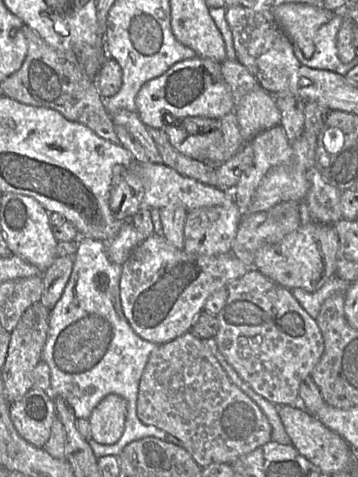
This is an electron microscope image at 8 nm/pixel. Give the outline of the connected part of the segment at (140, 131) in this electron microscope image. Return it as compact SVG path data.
M119 110L111 114L111 118L115 125L125 127L140 142L150 162L162 163L161 155L148 127L141 121L136 112Z

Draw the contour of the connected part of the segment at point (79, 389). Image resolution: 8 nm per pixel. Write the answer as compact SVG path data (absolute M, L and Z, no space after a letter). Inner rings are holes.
M79 237L77 251L69 281L61 298L50 311L49 328L42 352L42 360L50 368L50 391L54 397L63 398L72 408L77 419L88 419L93 409L108 394L118 394L127 402L127 417L121 438L113 445L102 445L95 440L87 441L97 459L116 456L133 441L147 437L167 442L164 431L141 422L137 415L139 384L150 354L158 344L139 337L127 321L120 299L122 266L113 263L107 255L107 243L89 237Z

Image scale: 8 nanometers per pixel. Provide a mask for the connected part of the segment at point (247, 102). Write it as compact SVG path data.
M262 87L247 93L235 107L235 112L246 143L260 132L279 125L281 121L275 97Z

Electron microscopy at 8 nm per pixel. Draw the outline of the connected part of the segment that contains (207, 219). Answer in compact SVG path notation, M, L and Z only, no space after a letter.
M233 200L230 204L203 207L188 211L184 225L184 247L191 254L218 255L231 250L243 213Z

